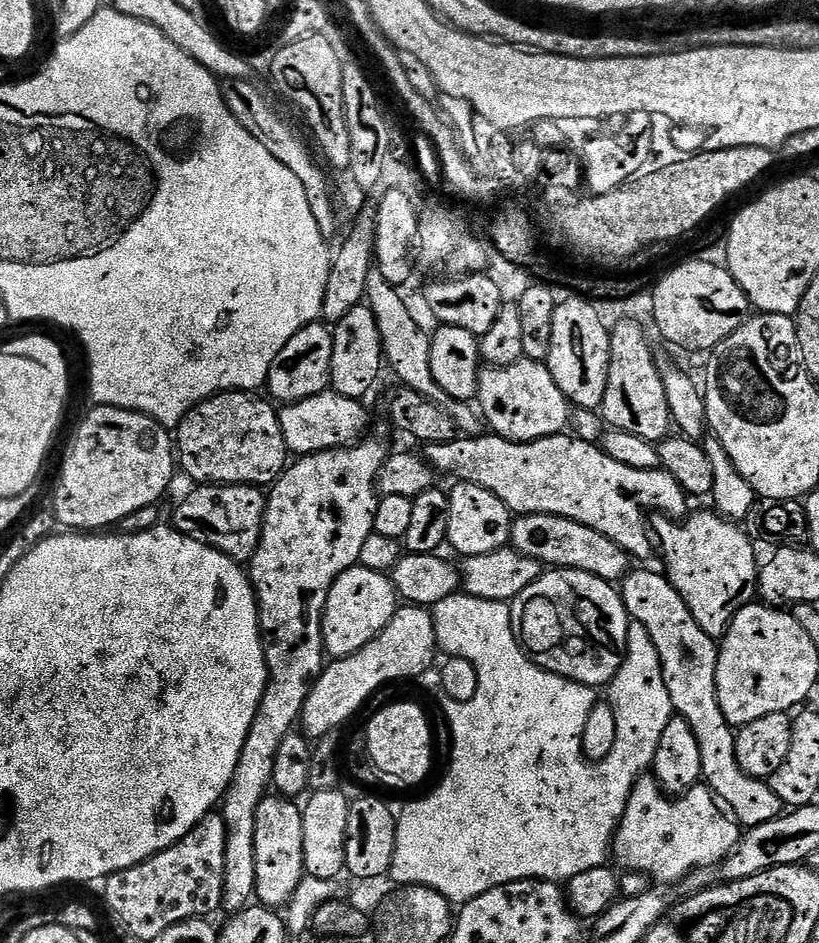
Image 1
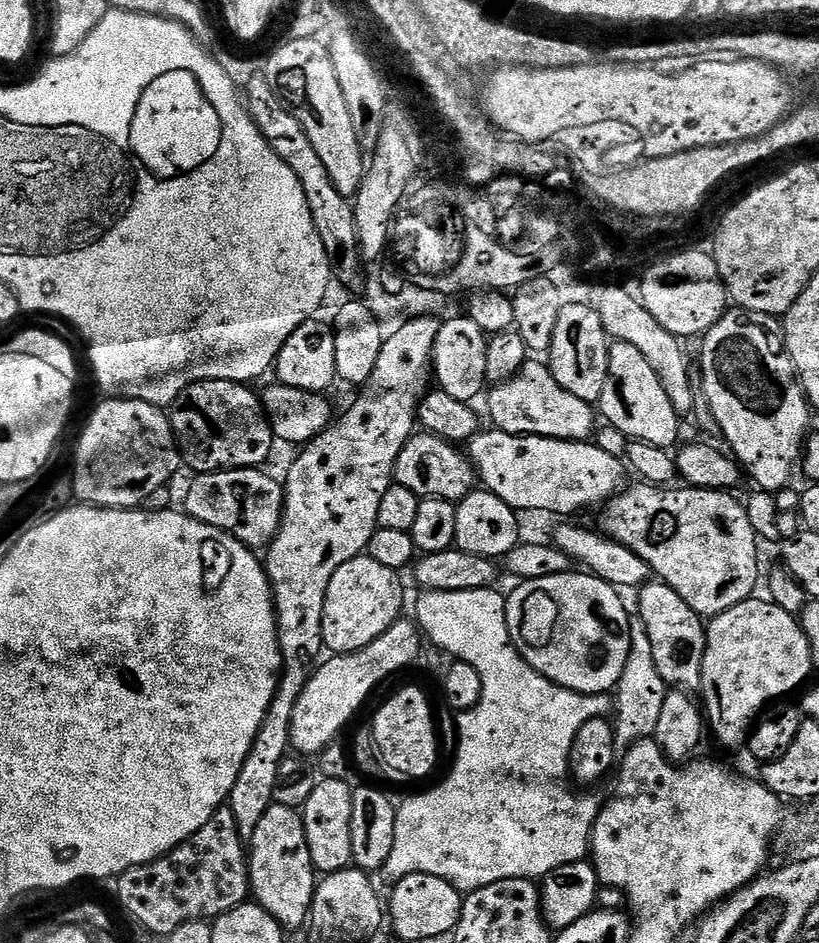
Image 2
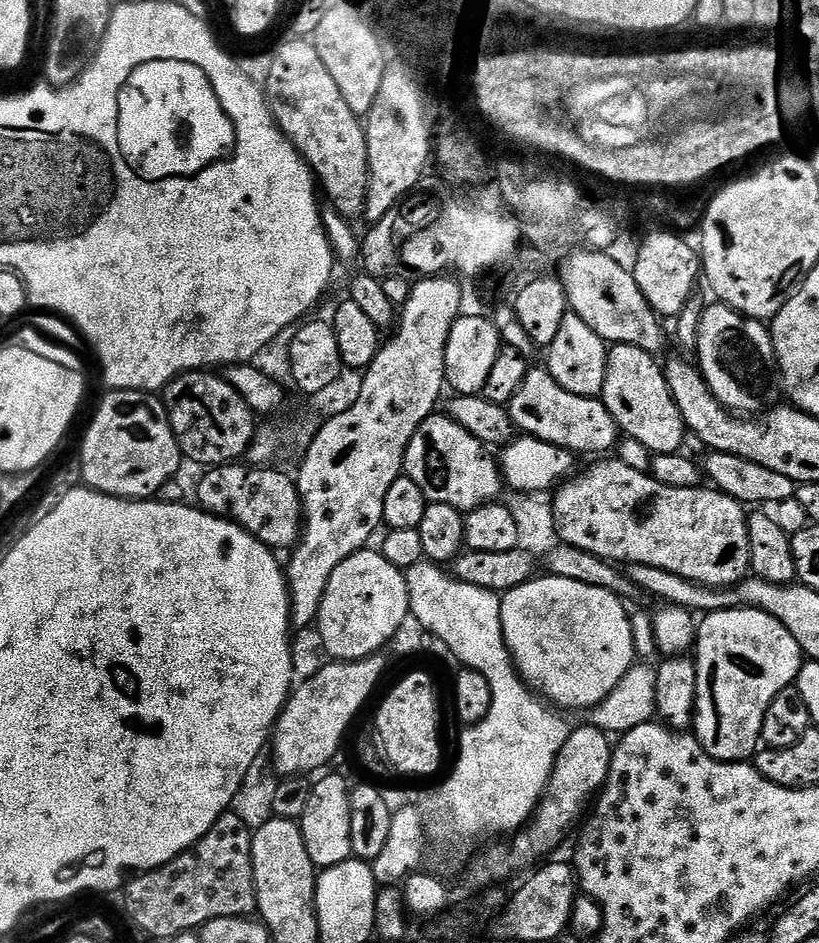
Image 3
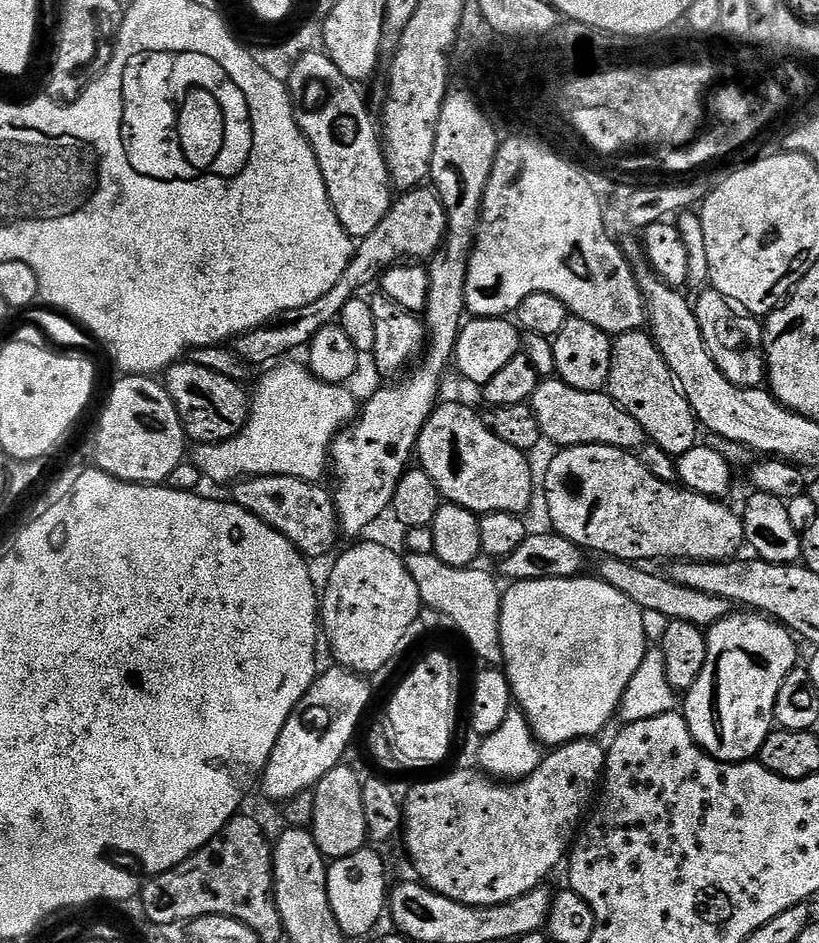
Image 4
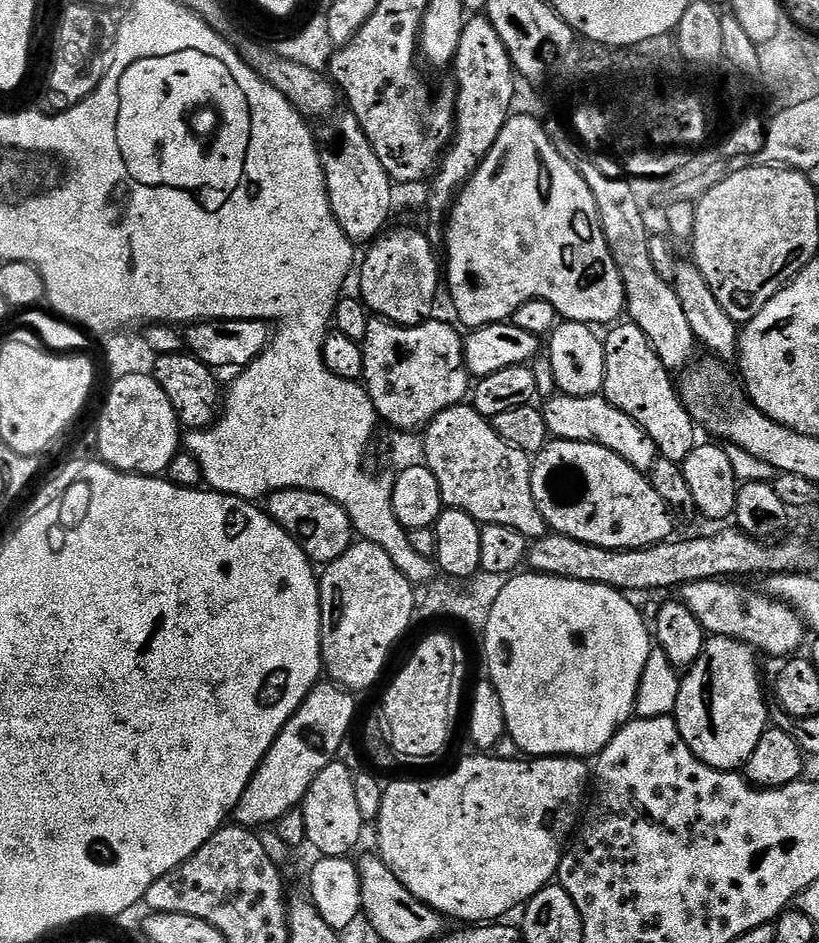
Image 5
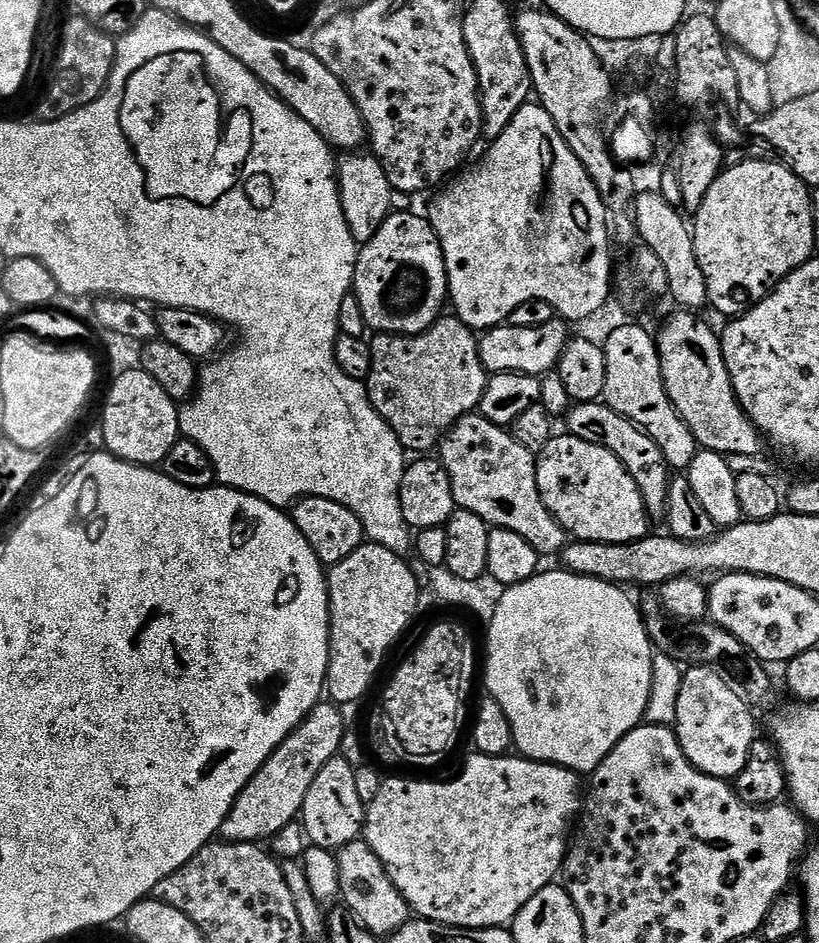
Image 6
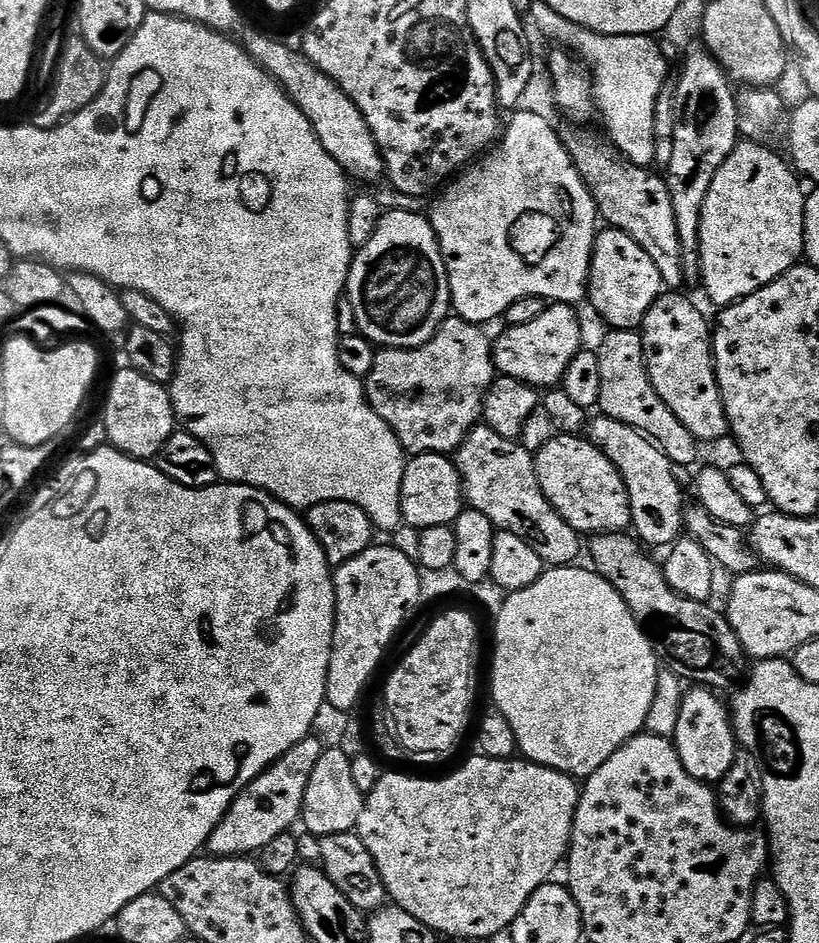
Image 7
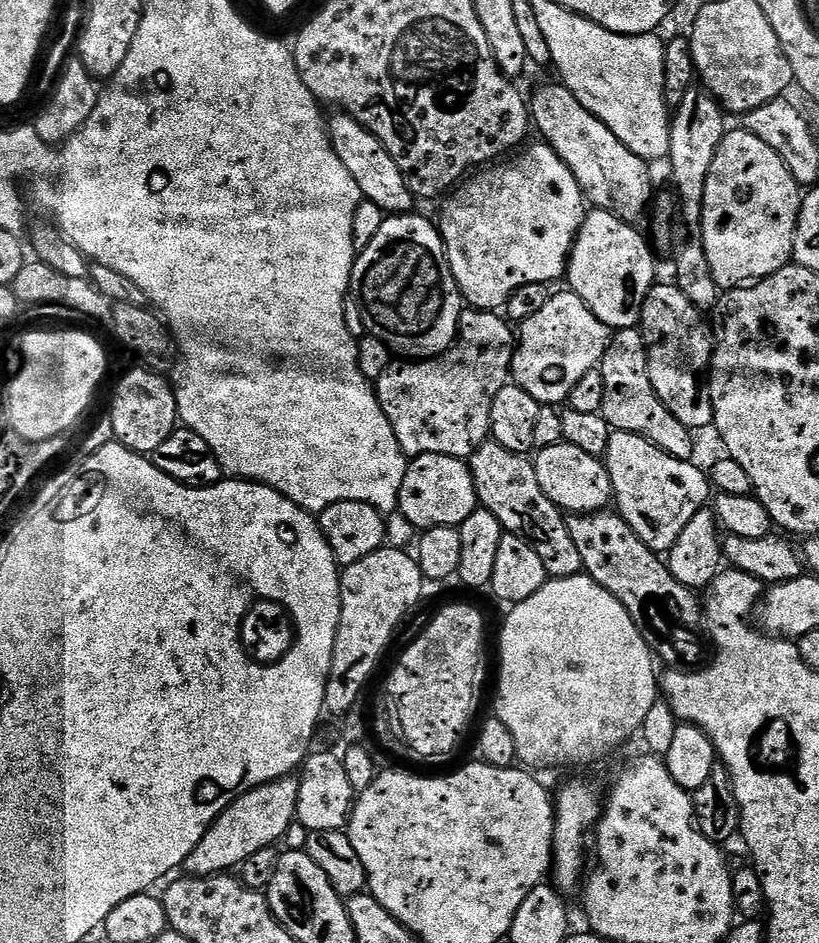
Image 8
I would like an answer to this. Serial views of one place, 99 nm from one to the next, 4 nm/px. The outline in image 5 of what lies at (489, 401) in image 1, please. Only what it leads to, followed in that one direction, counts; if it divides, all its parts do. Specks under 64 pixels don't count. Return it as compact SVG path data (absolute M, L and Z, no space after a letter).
M553 394L545 399L542 404L542 411L546 418L549 437L557 440L569 440L570 442L586 442L587 444L601 444L606 450L614 450L618 458L630 462L634 470L648 473L658 458L656 443L630 414L622 414L603 395L598 396L565 396Z

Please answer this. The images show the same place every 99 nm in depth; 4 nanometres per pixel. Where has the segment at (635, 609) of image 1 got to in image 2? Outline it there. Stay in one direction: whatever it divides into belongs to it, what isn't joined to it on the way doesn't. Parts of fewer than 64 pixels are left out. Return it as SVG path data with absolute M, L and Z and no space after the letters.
M649 582L639 589L638 596L640 596L638 615L645 623L658 673L673 689L699 689L706 650L705 621L694 610L690 610L686 602L682 602L682 598L669 584Z

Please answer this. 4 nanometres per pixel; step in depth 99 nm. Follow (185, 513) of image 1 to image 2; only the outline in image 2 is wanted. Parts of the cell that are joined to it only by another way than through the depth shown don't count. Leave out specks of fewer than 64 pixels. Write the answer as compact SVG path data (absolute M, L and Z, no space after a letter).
M259 467L225 468L197 475L182 505L183 511L198 522L206 522L206 526L229 532L247 548L263 549L272 543L284 518L284 490L279 479L276 481L274 477L260 471L264 470Z

